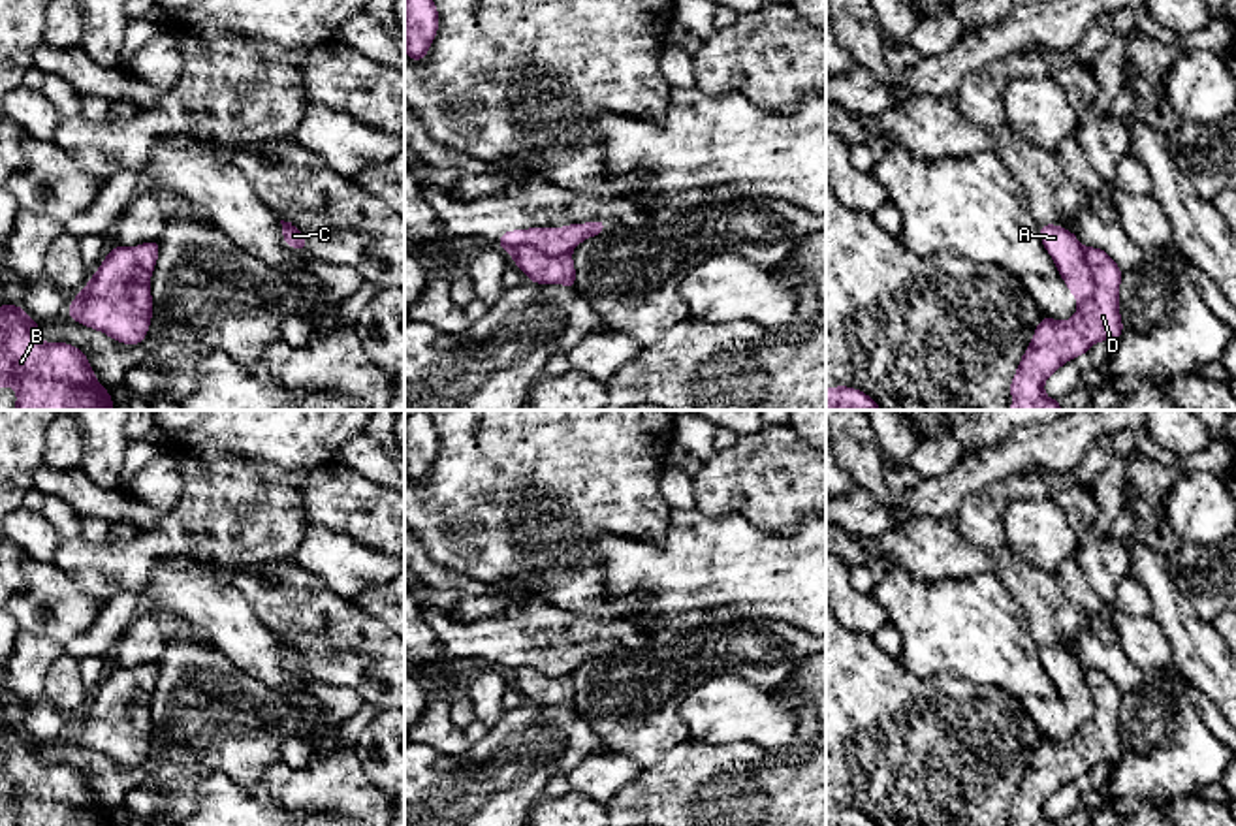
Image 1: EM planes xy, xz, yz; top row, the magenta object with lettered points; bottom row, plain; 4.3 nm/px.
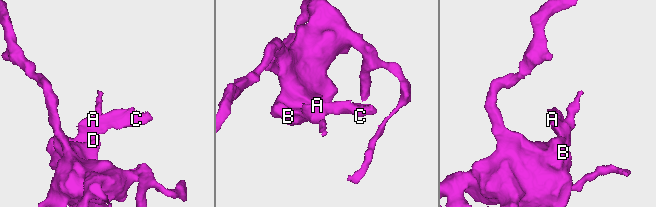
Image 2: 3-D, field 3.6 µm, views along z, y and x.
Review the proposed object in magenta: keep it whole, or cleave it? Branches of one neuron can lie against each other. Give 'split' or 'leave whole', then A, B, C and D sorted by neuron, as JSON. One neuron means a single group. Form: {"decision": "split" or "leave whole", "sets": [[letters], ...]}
{"decision": "split", "sets": [["A", "C"], ["B", "D"]]}

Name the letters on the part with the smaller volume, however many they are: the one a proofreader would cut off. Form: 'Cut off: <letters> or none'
Cut off: A, C

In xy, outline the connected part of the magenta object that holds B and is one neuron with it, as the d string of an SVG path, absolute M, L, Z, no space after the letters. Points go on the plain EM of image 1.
M0 726L0 807L17 813L15 826L113 826L87 775L70 764L43 764L21 726Z

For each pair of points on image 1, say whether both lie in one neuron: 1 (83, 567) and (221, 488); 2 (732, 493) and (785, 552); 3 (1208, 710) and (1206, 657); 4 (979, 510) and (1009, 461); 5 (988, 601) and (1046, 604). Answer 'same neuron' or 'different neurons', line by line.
1: same neuron
2: different neurons
3: different neurons
4: different neurons
5: different neurons

